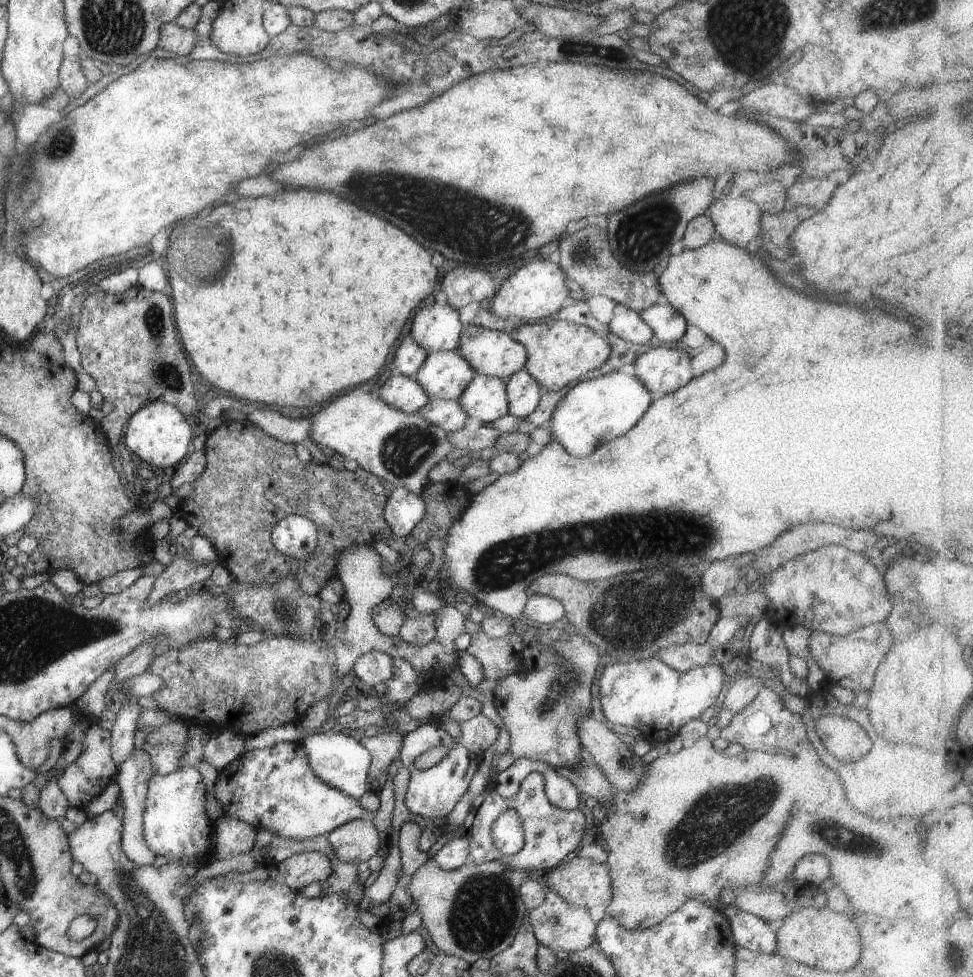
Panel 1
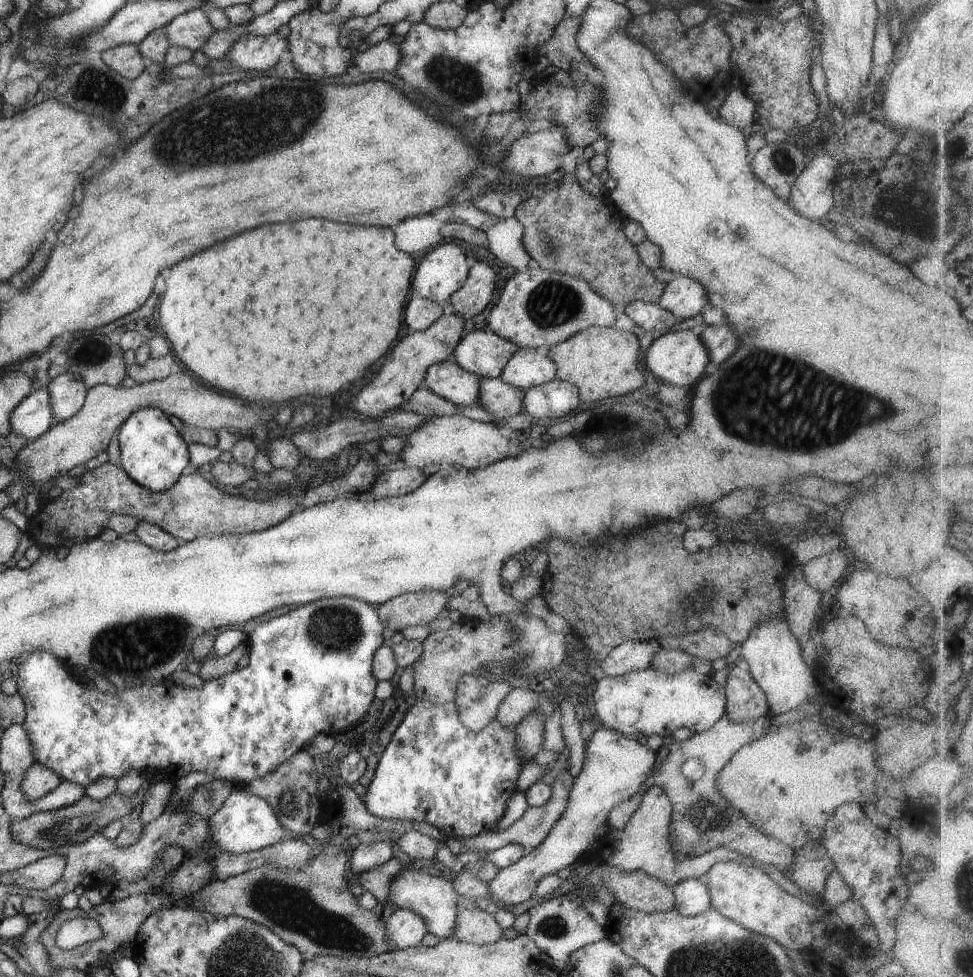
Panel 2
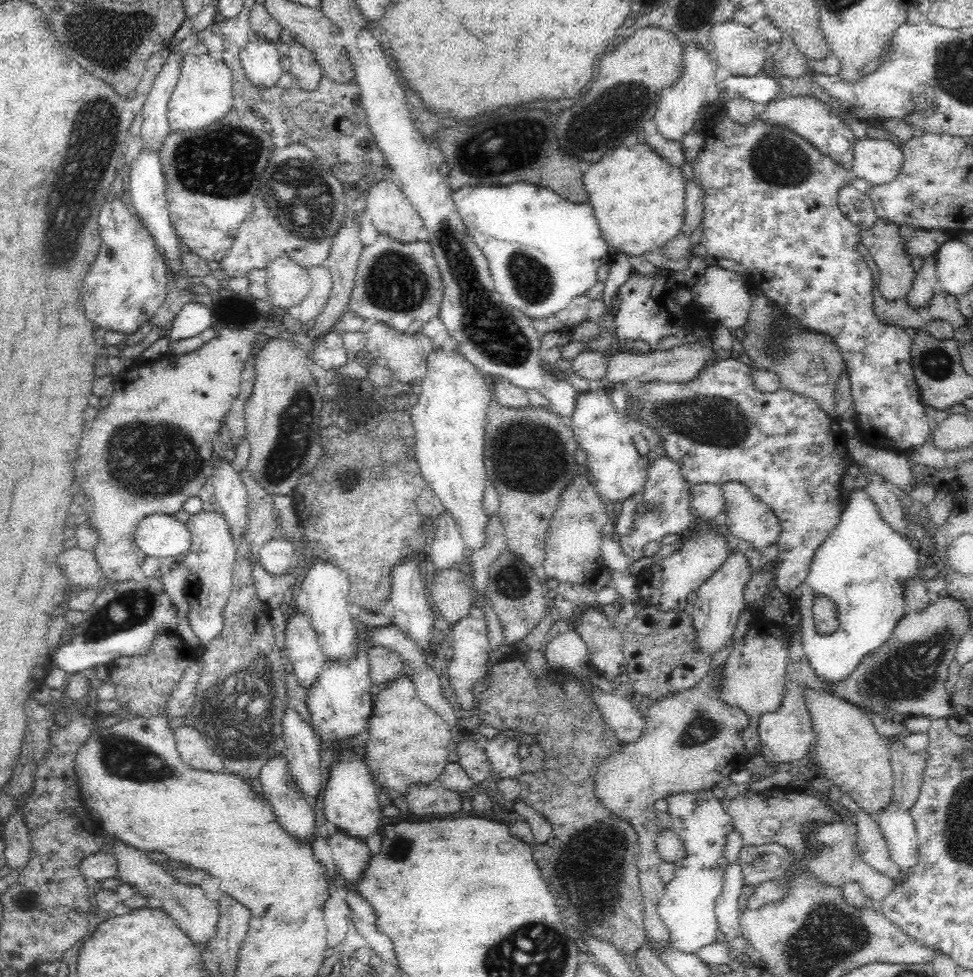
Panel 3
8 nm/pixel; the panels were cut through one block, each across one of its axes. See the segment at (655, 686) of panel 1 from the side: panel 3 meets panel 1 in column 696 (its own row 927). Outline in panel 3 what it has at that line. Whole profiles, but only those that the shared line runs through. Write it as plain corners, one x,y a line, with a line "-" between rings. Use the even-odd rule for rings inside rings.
682,792
666,798
672,830
680,837
686,852
682,860
675,862
675,875
665,884
664,894
658,901
658,914
670,933
672,947
685,954
696,954
702,946
716,942
719,930
715,913
715,898
723,887
726,859
723,848
726,837
735,830
731,816
712,792

